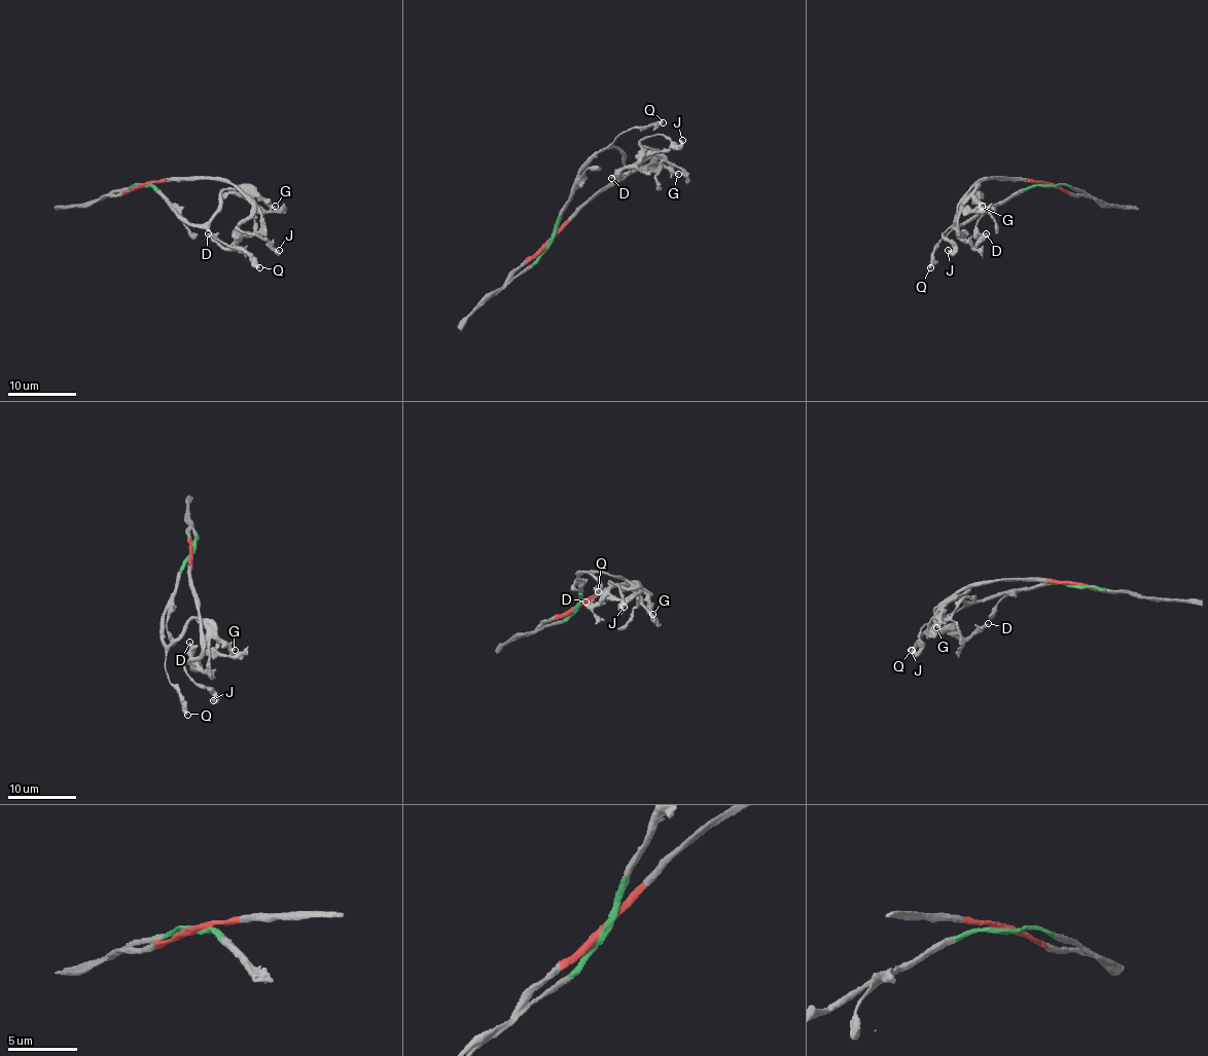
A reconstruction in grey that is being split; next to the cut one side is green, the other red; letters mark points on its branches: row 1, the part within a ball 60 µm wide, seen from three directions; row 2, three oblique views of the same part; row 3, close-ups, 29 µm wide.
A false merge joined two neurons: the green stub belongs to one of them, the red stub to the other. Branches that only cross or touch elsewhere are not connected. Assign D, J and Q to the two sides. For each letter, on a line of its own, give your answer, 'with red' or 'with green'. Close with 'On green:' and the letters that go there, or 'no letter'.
D: with red
J: with red
Q: with green
On green: Q

